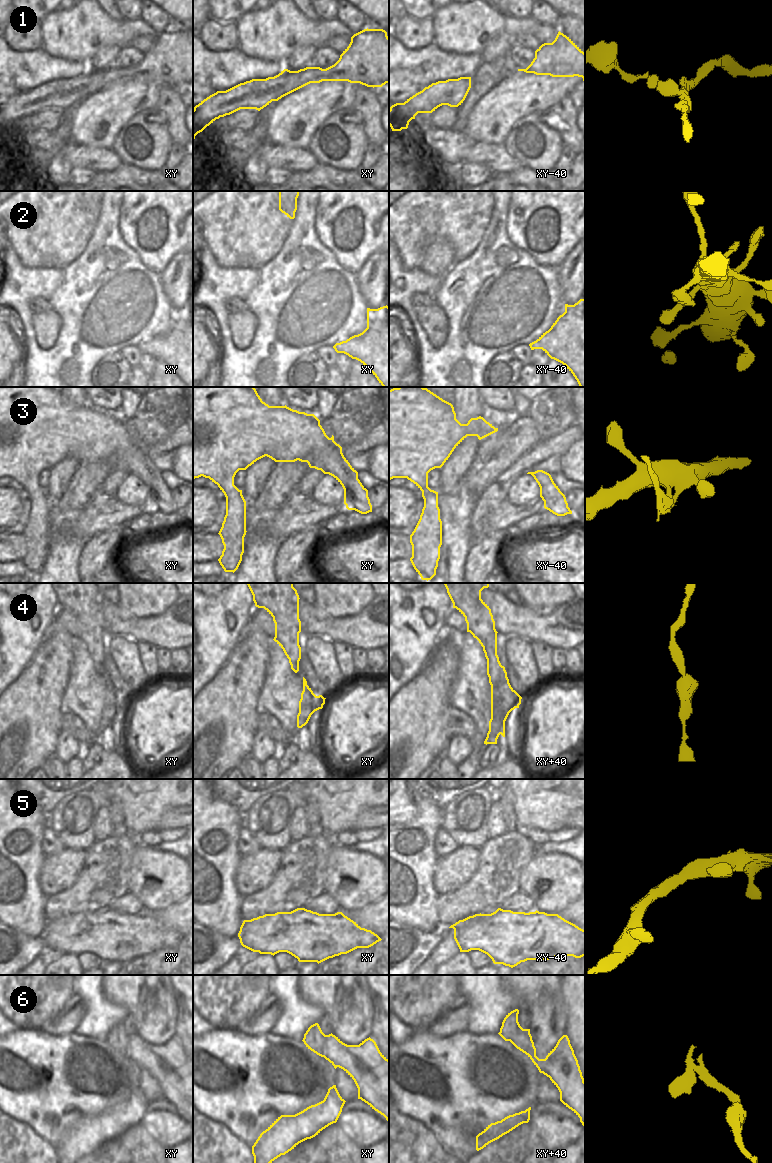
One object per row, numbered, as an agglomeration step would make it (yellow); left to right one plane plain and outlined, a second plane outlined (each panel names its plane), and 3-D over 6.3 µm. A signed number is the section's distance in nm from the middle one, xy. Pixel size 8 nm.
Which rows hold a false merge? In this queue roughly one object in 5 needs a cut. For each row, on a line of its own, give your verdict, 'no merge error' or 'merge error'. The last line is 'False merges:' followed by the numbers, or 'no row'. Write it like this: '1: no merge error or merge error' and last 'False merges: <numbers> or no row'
1: no merge error
2: no merge error
3: no merge error
4: no merge error
5: no merge error
6: merge error
False merges: 6

